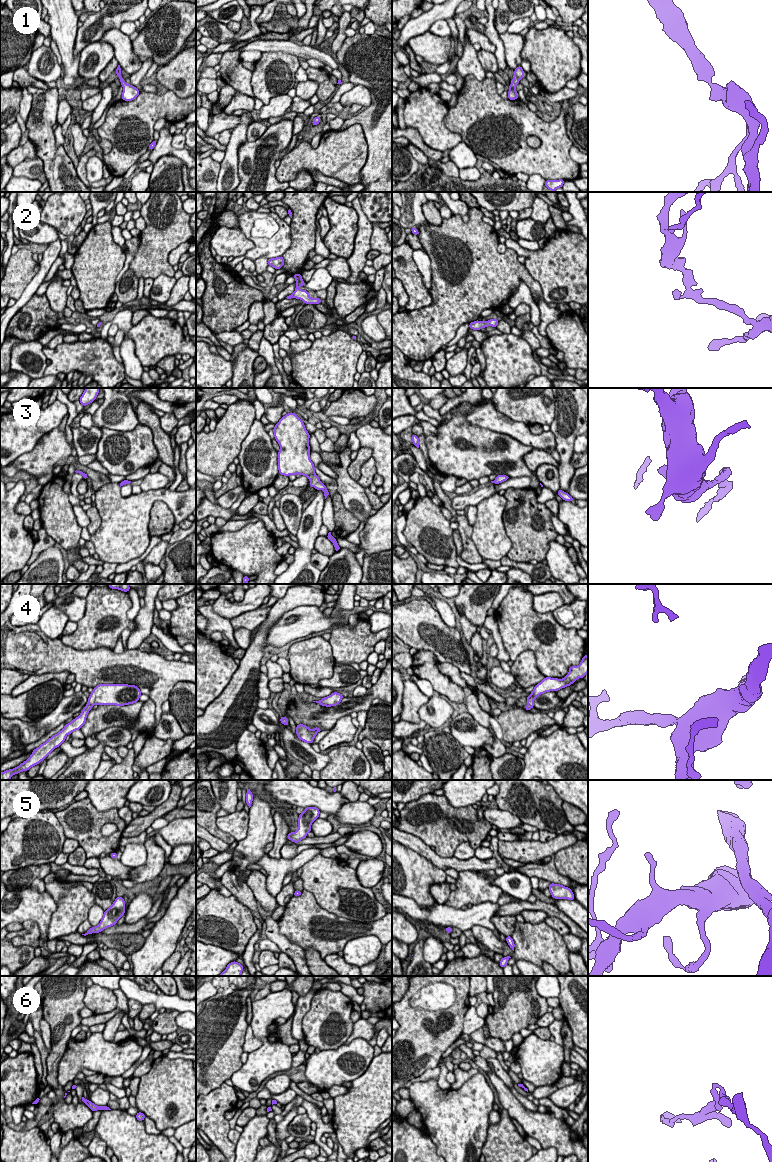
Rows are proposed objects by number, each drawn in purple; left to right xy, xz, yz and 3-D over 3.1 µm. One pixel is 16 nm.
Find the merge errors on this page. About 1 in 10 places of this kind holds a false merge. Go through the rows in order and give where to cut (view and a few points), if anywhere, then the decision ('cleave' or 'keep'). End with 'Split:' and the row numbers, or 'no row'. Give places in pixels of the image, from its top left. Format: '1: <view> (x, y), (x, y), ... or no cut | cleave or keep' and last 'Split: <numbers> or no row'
1: no cut | keep
2: no cut | keep
3: no cut | keep
4: no cut | keep
5: no cut | keep
6: no cut | keep
Split: no row

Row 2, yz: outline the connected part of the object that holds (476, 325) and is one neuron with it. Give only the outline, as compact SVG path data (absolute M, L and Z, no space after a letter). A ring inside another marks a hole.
M490 319L488 321L479 321L476 320L474 322L469 323L469 328L473 330L481 330L482 328L486 328L487 326L492 326L494 328L497 327L499 319Z

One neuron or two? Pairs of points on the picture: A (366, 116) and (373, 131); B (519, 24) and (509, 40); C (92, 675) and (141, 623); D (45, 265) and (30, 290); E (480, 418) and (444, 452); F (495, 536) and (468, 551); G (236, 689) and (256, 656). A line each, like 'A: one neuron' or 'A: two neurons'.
A: one neuron
B: two neurons
C: two neurons
D: one neuron
E: two neurons
F: two neurons
G: one neuron

